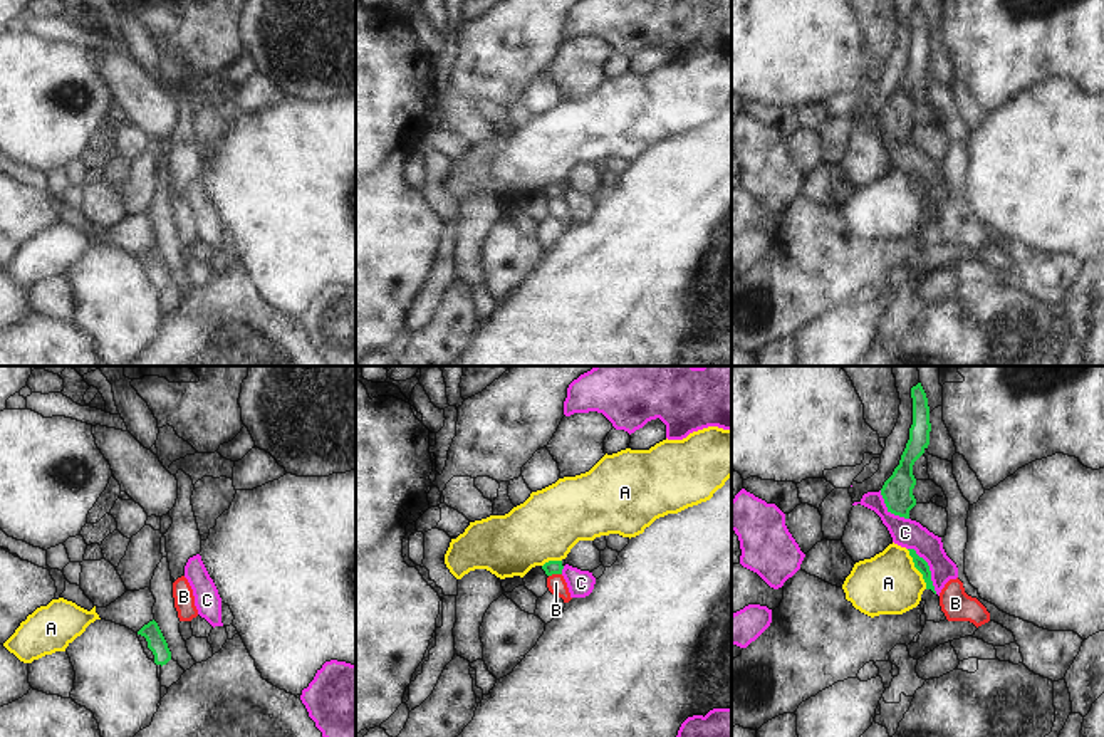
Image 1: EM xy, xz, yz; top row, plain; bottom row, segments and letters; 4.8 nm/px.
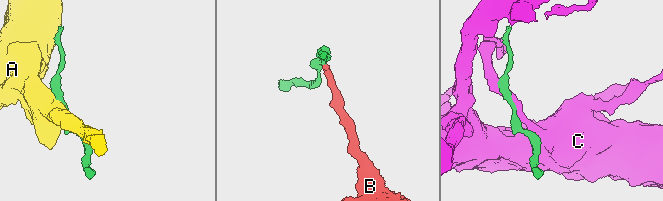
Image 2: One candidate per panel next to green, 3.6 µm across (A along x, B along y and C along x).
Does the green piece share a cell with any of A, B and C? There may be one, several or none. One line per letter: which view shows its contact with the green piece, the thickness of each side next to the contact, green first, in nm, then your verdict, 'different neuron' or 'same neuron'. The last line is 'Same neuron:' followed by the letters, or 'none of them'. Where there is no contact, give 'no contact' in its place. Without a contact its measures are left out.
A: meets green in yz; 60 nm thick on the green side, 300 nm on the other; different neuron
B: meets green in xz; 70 nm thick on the green side, 90 nm on the other; different neuron
C: meets green in yz; 60 nm thick on the green side, 140 nm on the other; different neuron
Same neuron: none of them

